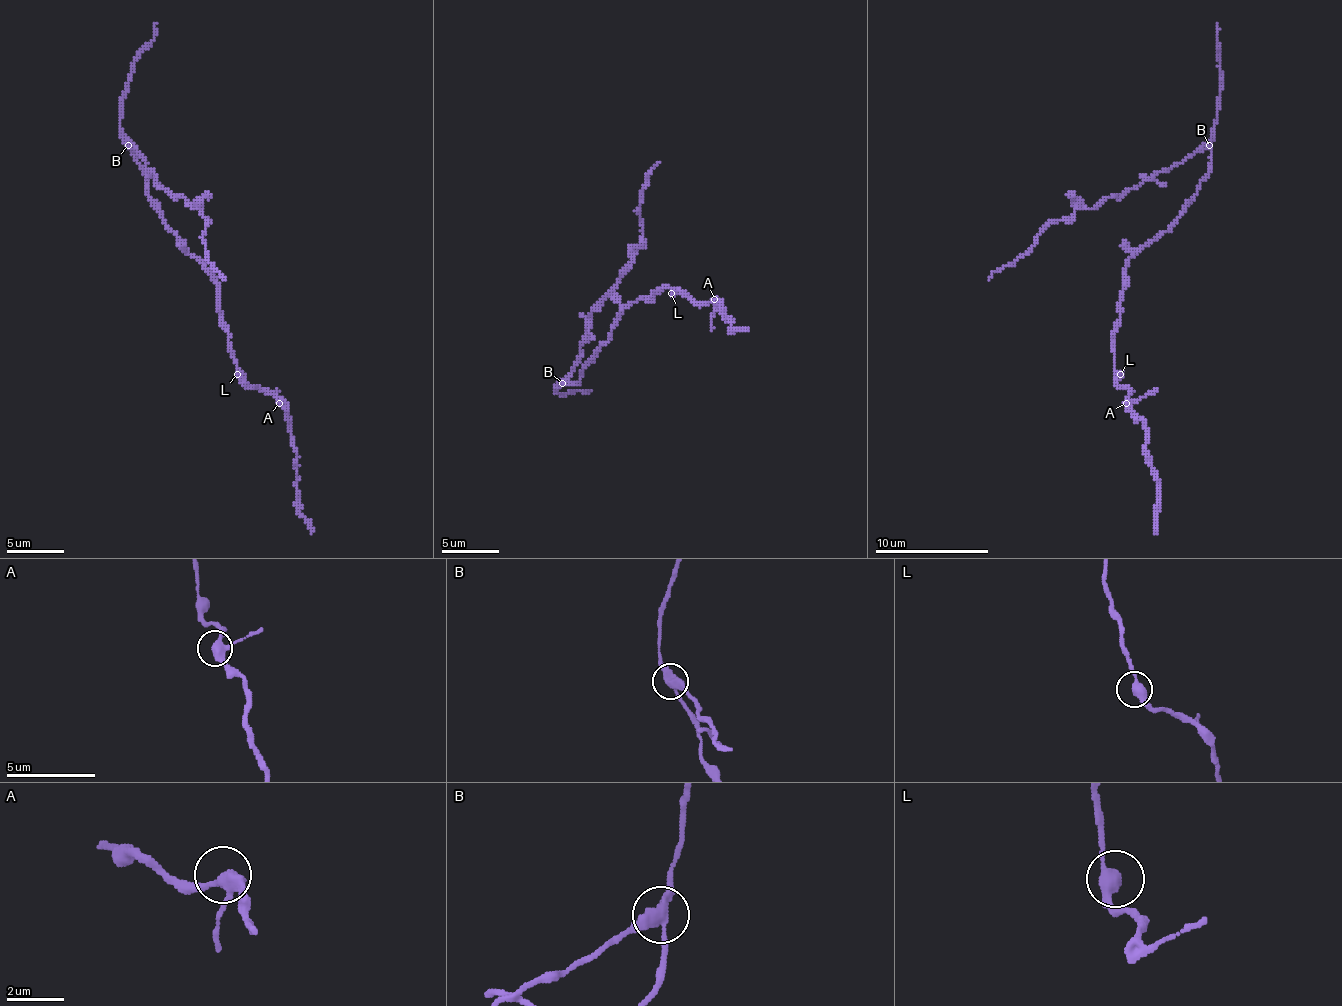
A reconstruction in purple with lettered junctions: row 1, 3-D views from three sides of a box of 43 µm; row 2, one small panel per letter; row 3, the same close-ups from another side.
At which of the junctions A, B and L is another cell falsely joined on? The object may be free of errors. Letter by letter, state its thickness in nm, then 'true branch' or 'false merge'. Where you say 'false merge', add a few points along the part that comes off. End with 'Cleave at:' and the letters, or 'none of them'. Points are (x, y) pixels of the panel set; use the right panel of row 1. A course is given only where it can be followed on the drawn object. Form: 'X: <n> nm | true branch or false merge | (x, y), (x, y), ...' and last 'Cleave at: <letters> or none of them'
A: 340 nm | true branch
B: 360 nm | false merge | (1208, 146), (1091, 209), (1054, 220), (1034, 243), (997, 269), (989, 280)
L: 400 nm | true branch
Cleave at: B

